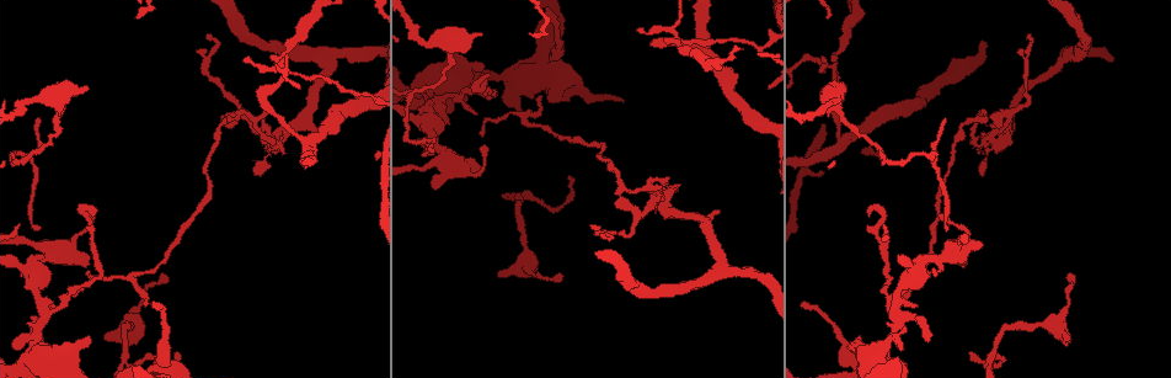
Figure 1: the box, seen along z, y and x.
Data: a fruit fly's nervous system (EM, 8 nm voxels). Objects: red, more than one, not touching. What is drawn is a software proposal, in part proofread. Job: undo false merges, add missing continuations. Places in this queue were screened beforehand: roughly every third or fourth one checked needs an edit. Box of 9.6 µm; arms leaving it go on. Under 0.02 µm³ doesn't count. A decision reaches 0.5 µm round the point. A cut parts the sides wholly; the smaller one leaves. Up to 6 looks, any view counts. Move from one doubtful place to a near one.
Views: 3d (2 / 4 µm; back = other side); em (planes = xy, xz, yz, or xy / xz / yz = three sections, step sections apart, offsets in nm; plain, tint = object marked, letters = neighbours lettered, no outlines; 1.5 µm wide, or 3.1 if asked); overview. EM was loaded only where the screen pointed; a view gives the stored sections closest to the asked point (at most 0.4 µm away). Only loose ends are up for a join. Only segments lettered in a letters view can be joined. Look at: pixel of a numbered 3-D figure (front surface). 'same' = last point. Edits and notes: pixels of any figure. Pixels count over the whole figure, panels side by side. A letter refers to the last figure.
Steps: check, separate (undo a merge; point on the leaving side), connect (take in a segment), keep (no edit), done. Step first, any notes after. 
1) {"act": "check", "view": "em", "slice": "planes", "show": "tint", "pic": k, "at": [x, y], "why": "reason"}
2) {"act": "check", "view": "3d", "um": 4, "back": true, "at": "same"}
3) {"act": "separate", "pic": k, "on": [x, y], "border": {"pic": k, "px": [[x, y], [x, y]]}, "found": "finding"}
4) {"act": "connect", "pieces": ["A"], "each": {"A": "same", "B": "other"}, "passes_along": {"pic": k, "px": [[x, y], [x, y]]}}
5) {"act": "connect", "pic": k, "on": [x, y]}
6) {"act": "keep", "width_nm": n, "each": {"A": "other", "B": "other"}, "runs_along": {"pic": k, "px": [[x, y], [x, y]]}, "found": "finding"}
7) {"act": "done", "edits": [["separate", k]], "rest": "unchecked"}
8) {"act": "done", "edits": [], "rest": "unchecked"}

{"act": "check", "view": "em", "slice": "xy", "step": 4, "show": "tint", "pic": 1, "at": [602, 235], "why": "tapers out"}

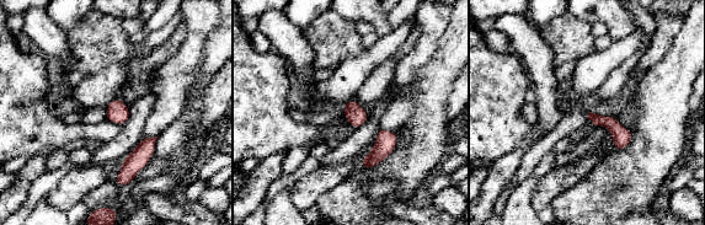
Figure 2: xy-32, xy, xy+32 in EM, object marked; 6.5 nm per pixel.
{"act": "check", "view": "em", "slice": "planes", "show": "letters", "at": "same"}

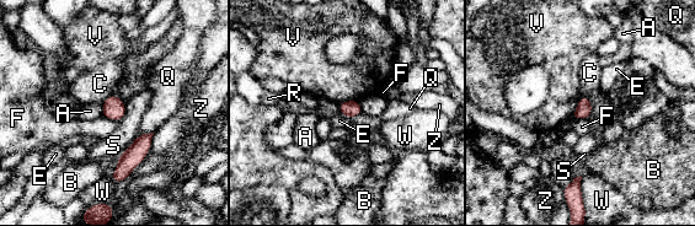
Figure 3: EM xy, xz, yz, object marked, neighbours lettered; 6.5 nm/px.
{"act": "keep", "each": {"A": "other", "B": "other", "C": "other", "E": "other", "F": "other", "Q": "other", "R": "other", "S": "other", "V": "other", "W": "other", "Z": "other"}, "border": {"pic": 3, "px": [[103, 103], [101, 116]]}, "found": "no lettered segment goes on from it"}

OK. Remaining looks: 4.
{"act": "check", "view": "em", "slice": "planes", "show": "plain", "pic": 1, "at": [678, 39], "why": "abrupt turn"}

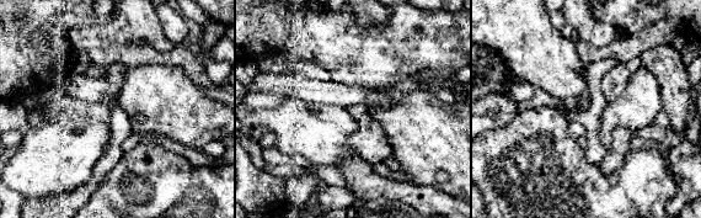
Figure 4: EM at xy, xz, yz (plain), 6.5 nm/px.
{"act": "check", "view": "em", "slice": "planes", "show": "tint", "at": "same", "why": "where the object lies"}

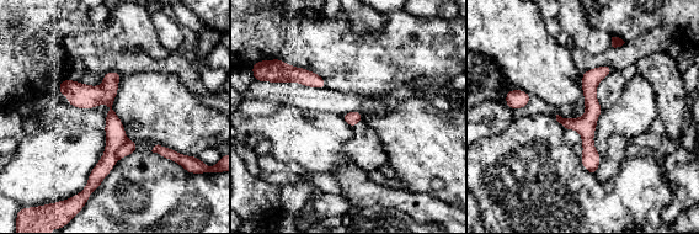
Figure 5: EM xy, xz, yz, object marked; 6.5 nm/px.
{"act": "check", "view": "em", "slice": "planes", "show": "letters", "at": "same"}

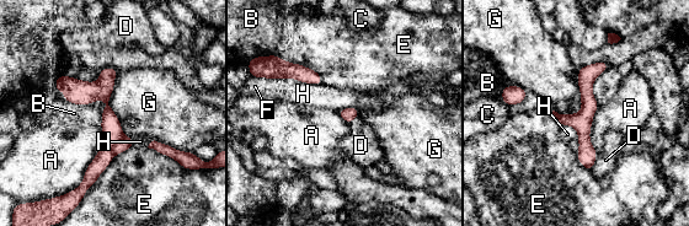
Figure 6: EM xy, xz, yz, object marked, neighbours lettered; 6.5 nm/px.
{"act": "separate", "pic": 6, "on": [124, 143], "each": {"A": "other", "B": "other", "C": "other", "D": "other", "E": "other", "F": "other", "G": "other", "H": "other"}, "border": {"pic": 6, "px": [[123, 135], [113, 146], [115, 154]]}, "found": "a second neuron is stuck on"}

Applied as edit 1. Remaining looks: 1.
{"act": "done", "edits": [["separate", 6]], "rest": "unchecked"}

